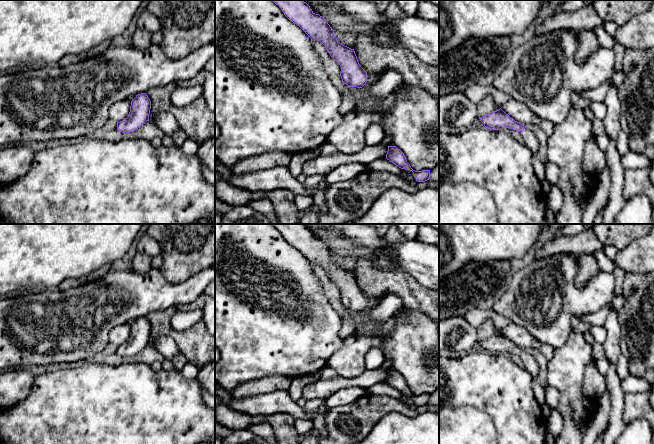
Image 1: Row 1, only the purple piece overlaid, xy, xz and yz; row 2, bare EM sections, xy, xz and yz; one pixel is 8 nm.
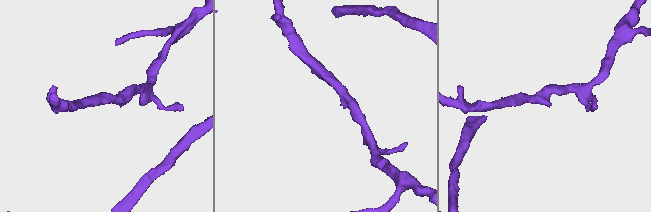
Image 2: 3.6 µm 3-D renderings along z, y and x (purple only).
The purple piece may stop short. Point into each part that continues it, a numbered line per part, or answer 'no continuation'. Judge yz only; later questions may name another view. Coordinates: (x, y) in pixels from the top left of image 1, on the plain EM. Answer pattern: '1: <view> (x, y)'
1: yz (530, 364)

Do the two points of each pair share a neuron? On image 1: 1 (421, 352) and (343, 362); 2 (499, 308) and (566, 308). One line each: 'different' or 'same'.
1: same
2: same

